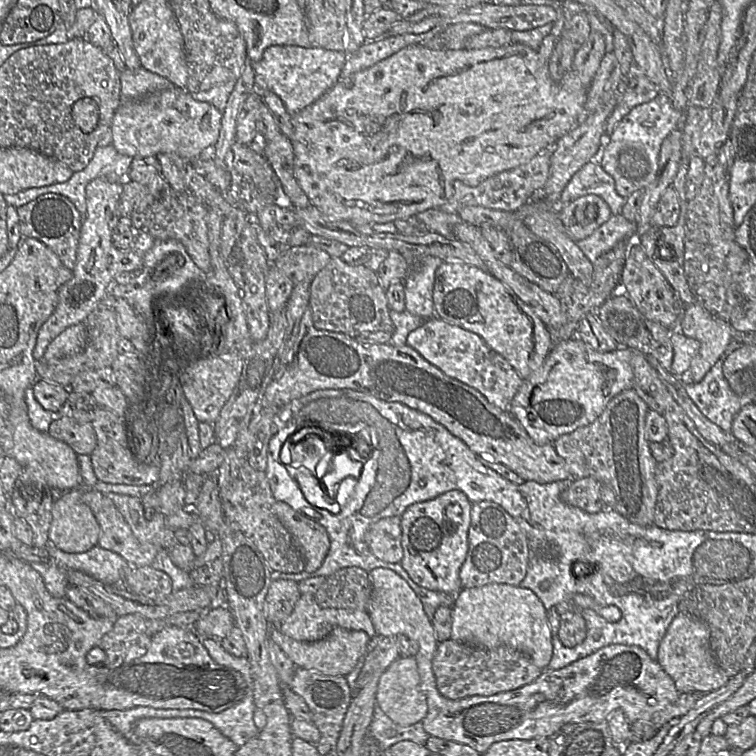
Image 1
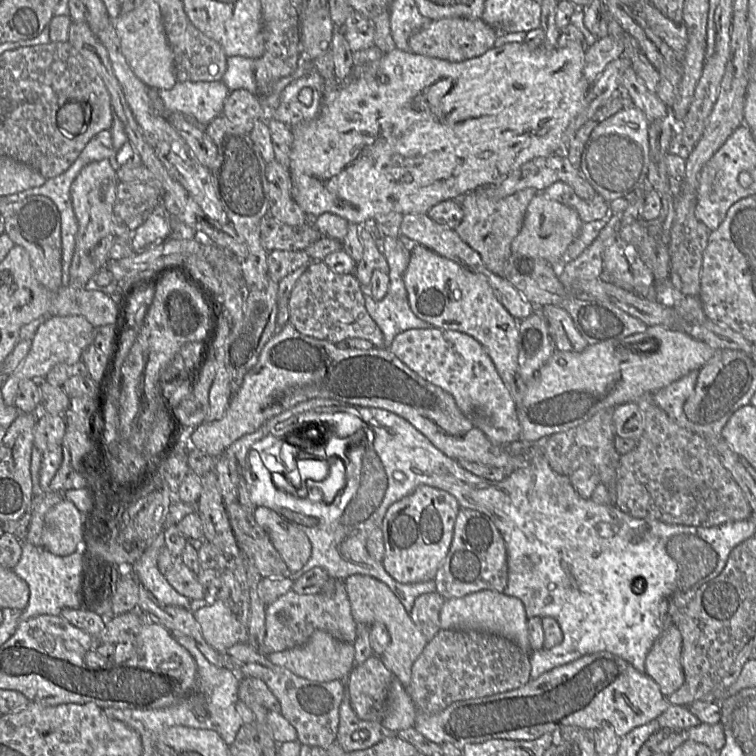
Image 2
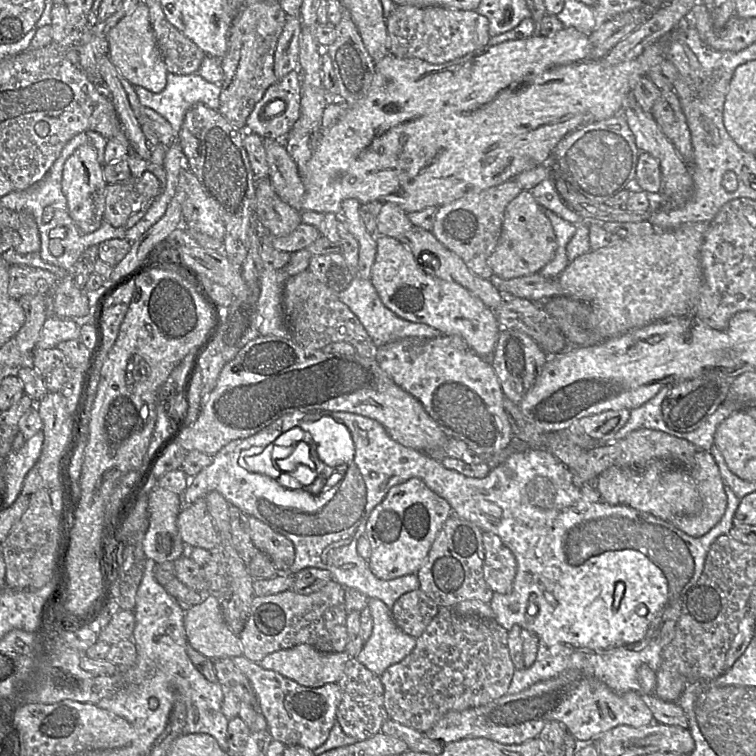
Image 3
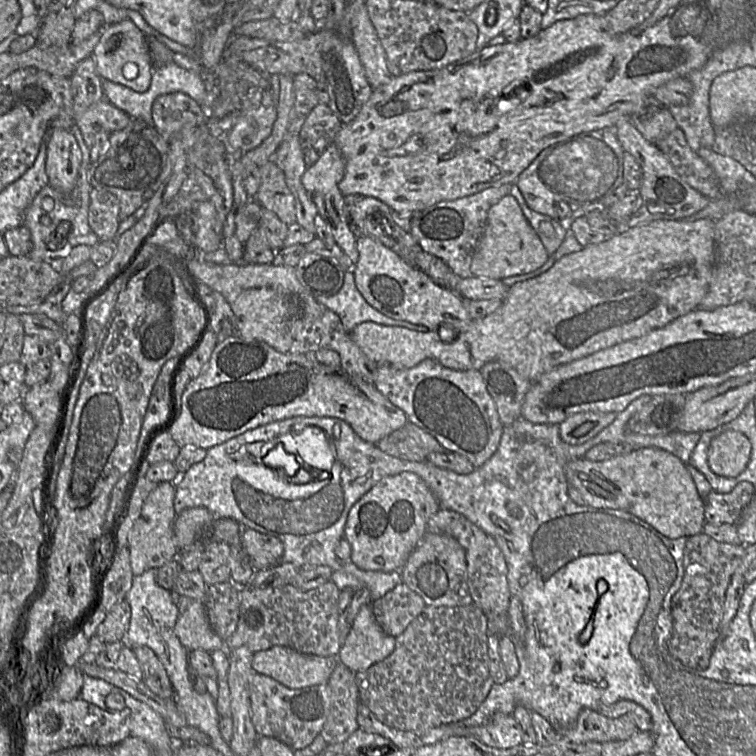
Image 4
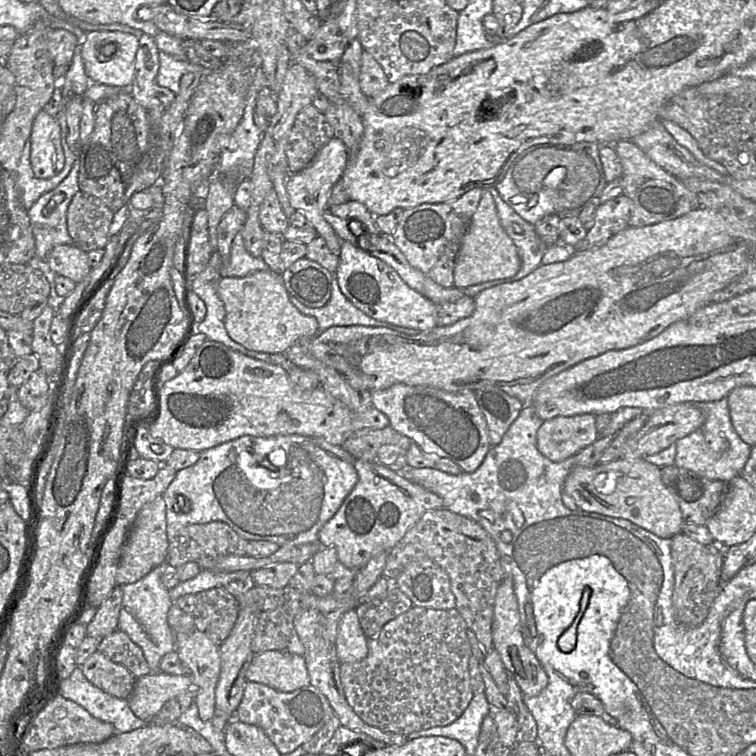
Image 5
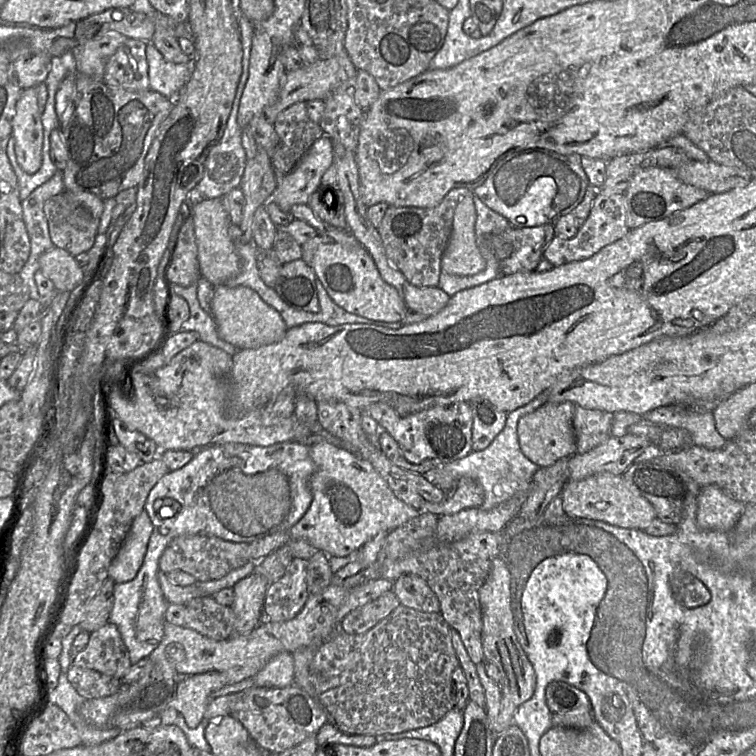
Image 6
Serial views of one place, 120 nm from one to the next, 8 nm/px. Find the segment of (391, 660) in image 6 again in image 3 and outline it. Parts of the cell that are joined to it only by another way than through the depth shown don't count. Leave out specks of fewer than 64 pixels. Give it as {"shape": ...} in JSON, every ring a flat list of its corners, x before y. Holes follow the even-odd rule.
{"shape":[[441,608,424,633,416,639,413,651,380,675,388,718,425,733,451,711,483,706,507,695,517,670,508,649,508,631,494,619,460,615,451,608]]}

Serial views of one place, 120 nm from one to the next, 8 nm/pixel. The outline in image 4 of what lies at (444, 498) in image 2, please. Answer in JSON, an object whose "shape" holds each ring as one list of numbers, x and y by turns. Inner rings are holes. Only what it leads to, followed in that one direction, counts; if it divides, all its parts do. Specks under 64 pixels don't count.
{"shape":[[403,472,381,479,351,508,344,539,351,545,350,560,361,570,399,572,426,535,429,520,440,506,425,482,416,474]]}

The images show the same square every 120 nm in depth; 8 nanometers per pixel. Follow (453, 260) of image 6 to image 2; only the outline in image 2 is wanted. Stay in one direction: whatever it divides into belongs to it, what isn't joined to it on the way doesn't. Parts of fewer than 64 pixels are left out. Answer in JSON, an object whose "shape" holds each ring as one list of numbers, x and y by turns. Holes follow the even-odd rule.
{"shape":[[538,193,530,201,522,228,512,242,512,254,540,257,560,265,566,261,566,251,578,236,583,224,576,210]]}

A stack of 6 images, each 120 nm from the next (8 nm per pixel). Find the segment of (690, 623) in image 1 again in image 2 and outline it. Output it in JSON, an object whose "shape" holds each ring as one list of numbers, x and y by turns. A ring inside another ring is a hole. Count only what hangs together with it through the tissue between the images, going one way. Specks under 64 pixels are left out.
{"shape":[[671,624,647,654,644,673,657,683,665,697,672,695,685,681,681,653,681,633]]}

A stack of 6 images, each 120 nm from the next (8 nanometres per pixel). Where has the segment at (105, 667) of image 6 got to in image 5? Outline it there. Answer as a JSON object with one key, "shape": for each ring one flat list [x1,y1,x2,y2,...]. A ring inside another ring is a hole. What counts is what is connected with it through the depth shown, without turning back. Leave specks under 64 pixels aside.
{"shape":[[119,628,102,638,97,651,125,666,136,679,152,673,141,647]]}

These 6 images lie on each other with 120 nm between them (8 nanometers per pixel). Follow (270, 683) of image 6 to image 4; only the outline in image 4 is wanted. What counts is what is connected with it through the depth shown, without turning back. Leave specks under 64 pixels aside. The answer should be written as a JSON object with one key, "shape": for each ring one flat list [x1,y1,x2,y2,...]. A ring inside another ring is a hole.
{"shape":[[274,646,253,654,255,672,273,678,290,689,328,684,337,657,301,654,291,648]]}

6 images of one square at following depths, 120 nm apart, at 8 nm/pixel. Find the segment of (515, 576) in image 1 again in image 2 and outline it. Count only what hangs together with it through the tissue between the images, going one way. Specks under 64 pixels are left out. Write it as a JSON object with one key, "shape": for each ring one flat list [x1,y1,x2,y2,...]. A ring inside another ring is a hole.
{"shape":[[460,509,450,549,433,581,436,592,445,600,482,590,504,591,508,583,507,548,502,534,489,516,473,509]]}

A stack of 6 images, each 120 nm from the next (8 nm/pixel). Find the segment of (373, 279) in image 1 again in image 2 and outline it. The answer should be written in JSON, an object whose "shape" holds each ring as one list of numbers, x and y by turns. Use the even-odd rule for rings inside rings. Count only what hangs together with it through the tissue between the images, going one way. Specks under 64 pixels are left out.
{"shape":[[323,260,311,262,296,282,289,298,289,323,303,335,332,343,361,338,375,348,384,347,384,337,369,315,365,299,368,292,354,273,338,274]]}

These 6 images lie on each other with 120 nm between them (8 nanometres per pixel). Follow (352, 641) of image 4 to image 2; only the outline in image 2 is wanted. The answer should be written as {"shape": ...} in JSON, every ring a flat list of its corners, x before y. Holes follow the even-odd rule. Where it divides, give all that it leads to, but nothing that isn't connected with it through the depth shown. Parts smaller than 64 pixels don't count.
{"shape":[[353,575,344,580,347,596,350,601,354,619,359,625,370,626,373,623,383,623,389,633,390,643,379,658,393,677,407,688,411,681,412,666,423,652,428,640,413,623,409,613,383,582,365,575]]}

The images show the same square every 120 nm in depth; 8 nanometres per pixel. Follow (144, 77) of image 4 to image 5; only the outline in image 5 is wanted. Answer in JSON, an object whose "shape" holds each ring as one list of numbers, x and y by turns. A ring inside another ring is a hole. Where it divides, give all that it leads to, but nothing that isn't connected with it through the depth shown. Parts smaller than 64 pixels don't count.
{"shape":[[94,32,81,37,78,49,84,63,90,84,102,84,114,87,131,86,135,74,135,58,139,49,139,39,128,33]]}

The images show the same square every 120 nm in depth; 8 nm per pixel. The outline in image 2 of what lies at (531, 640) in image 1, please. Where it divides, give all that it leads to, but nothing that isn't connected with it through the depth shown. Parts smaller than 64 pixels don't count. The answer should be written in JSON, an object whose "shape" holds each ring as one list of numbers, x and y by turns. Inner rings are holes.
{"shape":[[482,590,461,598,446,600,440,613,441,629,474,630,495,634,514,642,530,655,532,651,528,635,528,620,521,600,491,590]]}

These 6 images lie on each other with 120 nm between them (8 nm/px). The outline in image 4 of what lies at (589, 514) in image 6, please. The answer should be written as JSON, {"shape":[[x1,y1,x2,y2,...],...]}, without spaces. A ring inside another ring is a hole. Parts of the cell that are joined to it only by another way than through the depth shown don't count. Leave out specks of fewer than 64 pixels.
{"shape":[[655,447,641,448,626,455,598,462,585,459,584,456,567,463,565,476,569,486,575,487,581,493,588,506,629,512,667,538,676,539,702,533,706,523,704,517,705,498,699,494,688,471,688,464,665,450]]}

